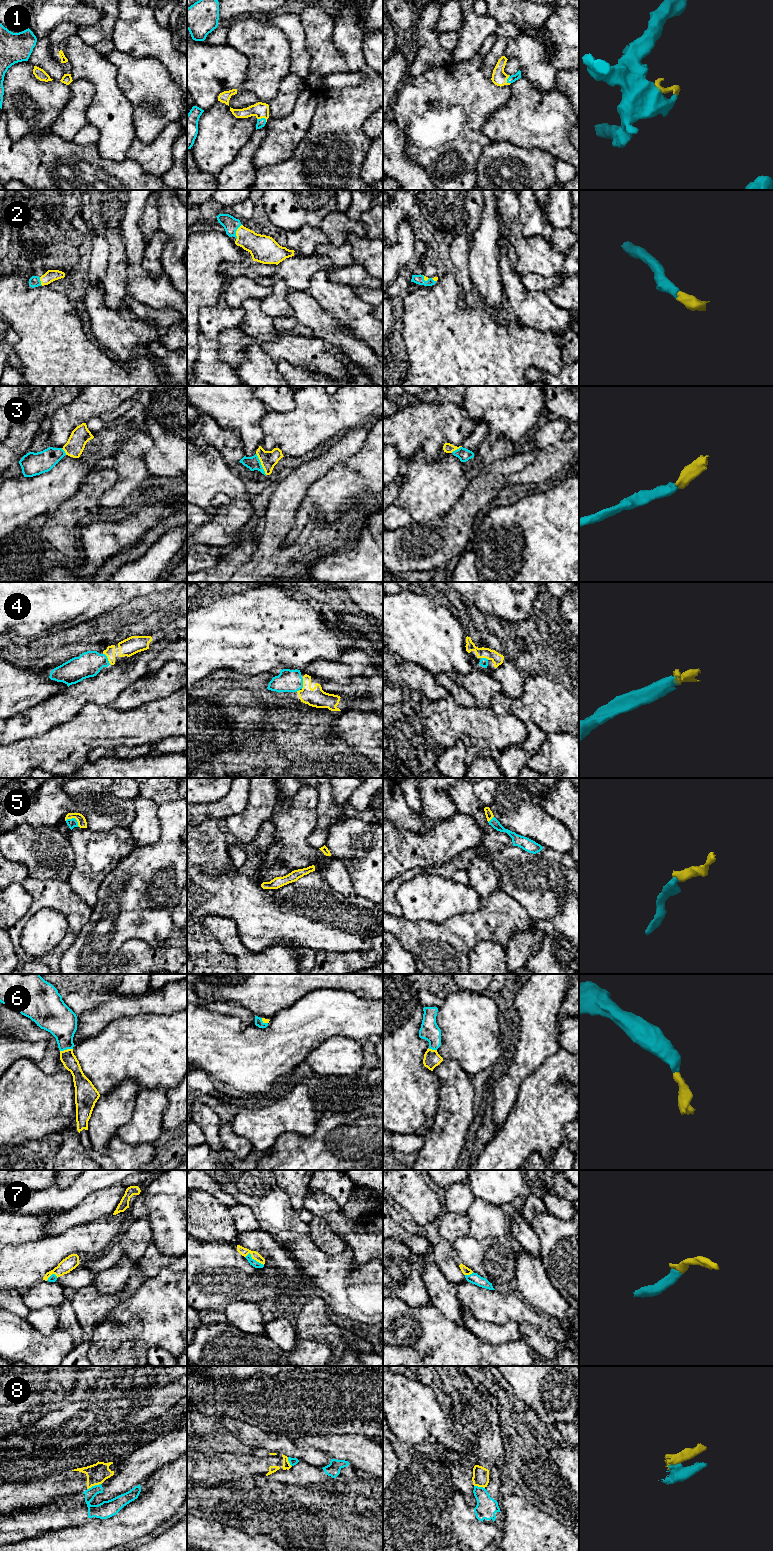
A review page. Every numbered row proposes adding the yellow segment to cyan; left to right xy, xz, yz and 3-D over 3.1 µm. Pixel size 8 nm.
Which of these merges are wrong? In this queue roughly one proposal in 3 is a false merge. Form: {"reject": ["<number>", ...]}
{"reject": ["8"]}

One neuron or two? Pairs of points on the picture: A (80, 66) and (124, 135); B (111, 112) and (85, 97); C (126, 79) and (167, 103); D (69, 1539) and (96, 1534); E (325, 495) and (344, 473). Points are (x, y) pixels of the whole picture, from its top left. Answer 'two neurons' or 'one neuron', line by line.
A: one neuron
B: two neurons
C: one neuron
D: one neuron
E: one neuron

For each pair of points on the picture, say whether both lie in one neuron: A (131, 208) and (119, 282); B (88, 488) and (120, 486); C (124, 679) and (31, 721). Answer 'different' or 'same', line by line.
A: different
B: different
C: same

